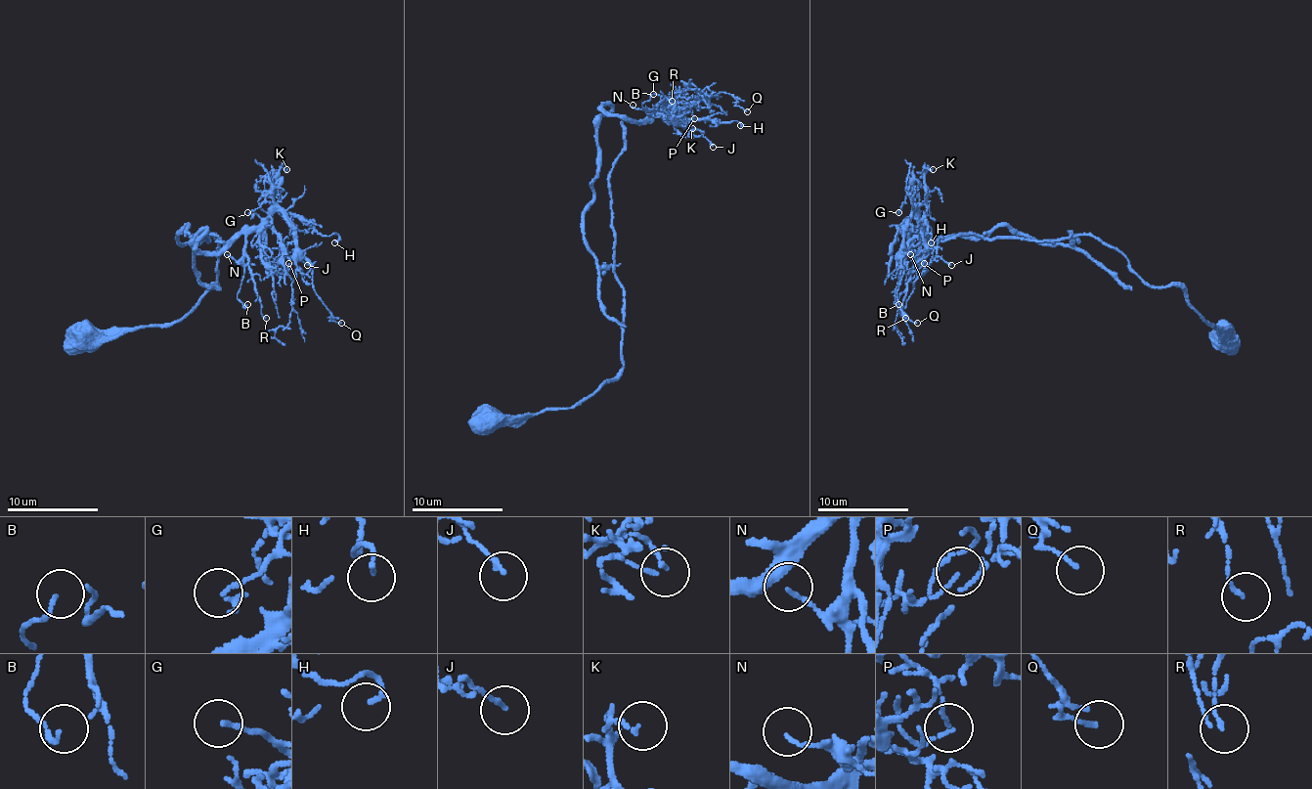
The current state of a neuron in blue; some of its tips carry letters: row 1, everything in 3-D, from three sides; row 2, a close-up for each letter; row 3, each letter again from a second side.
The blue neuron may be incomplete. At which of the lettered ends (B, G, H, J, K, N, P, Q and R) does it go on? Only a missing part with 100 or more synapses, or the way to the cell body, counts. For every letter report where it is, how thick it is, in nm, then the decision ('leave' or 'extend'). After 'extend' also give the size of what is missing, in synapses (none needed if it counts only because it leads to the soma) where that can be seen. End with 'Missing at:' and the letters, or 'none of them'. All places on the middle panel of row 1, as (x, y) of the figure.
B: at (653, 94); 110 nm thick; leave
G: at (653, 94); 130 nm thick; leave
H: at (740, 125); 140 nm thick; leave
J: at (713, 147); 150 nm thick; leave
K: at (692, 128); 120 nm thick; leave
N: at (633, 105); 110 nm thick; leave
P: at (694, 118); 100 nm thick; leave
Q: at (747, 111); 100 nm thick; leave
R: at (672, 101); 70 nm thick; leave
Missing at: none of them

